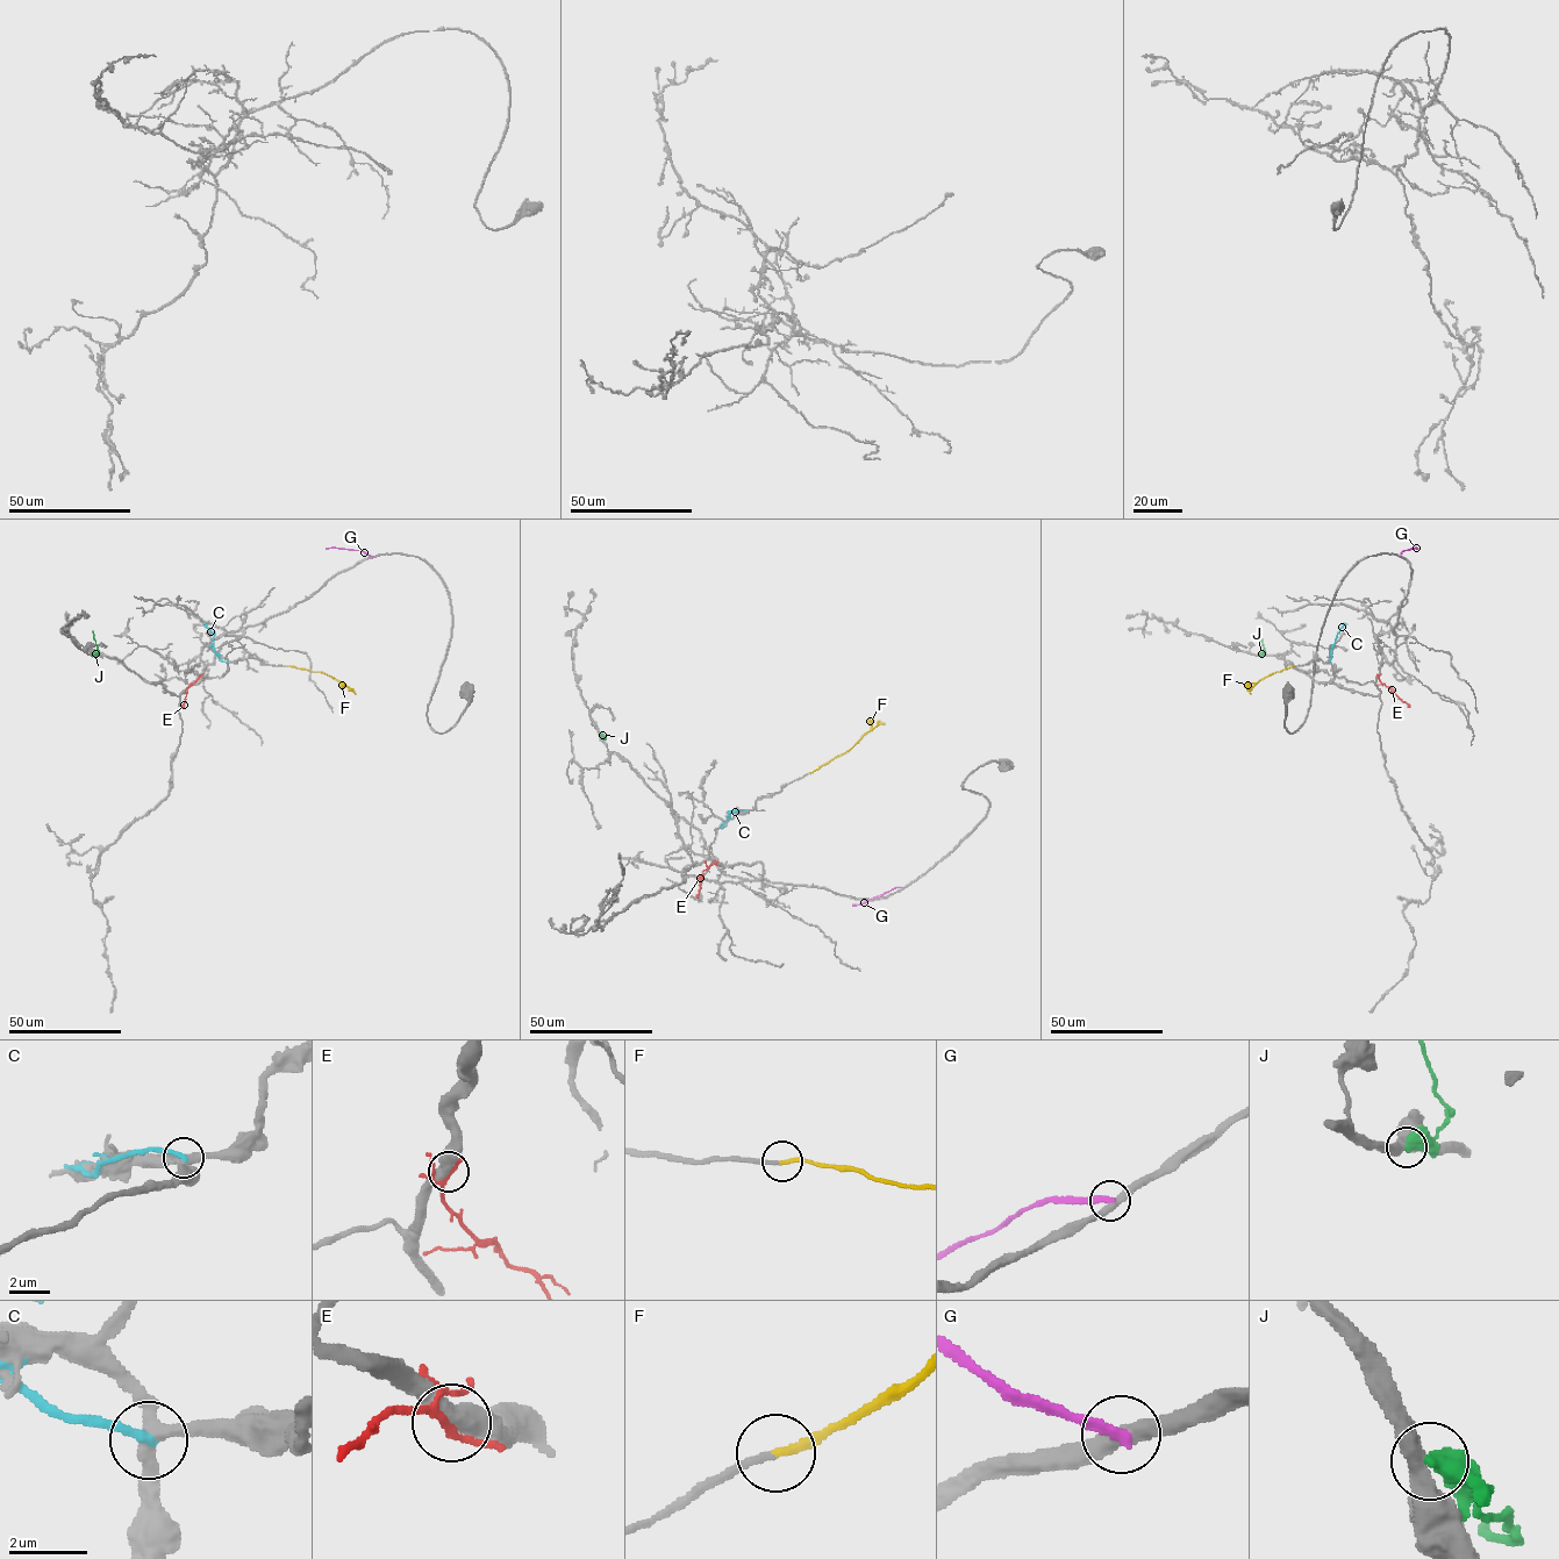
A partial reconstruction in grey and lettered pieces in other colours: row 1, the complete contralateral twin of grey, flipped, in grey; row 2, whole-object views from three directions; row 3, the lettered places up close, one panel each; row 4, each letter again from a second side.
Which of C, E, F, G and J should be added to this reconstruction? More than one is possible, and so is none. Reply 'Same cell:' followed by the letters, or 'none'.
Same cell: F

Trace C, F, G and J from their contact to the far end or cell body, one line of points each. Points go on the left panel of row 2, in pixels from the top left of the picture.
C: (228, 663), (219, 657), (214, 634), (205, 624)
F: (286, 665), (323, 672), (355, 694)
G: (373, 557), (360, 550), (326, 549)
J: (94, 655), (98, 649), (92, 631)

